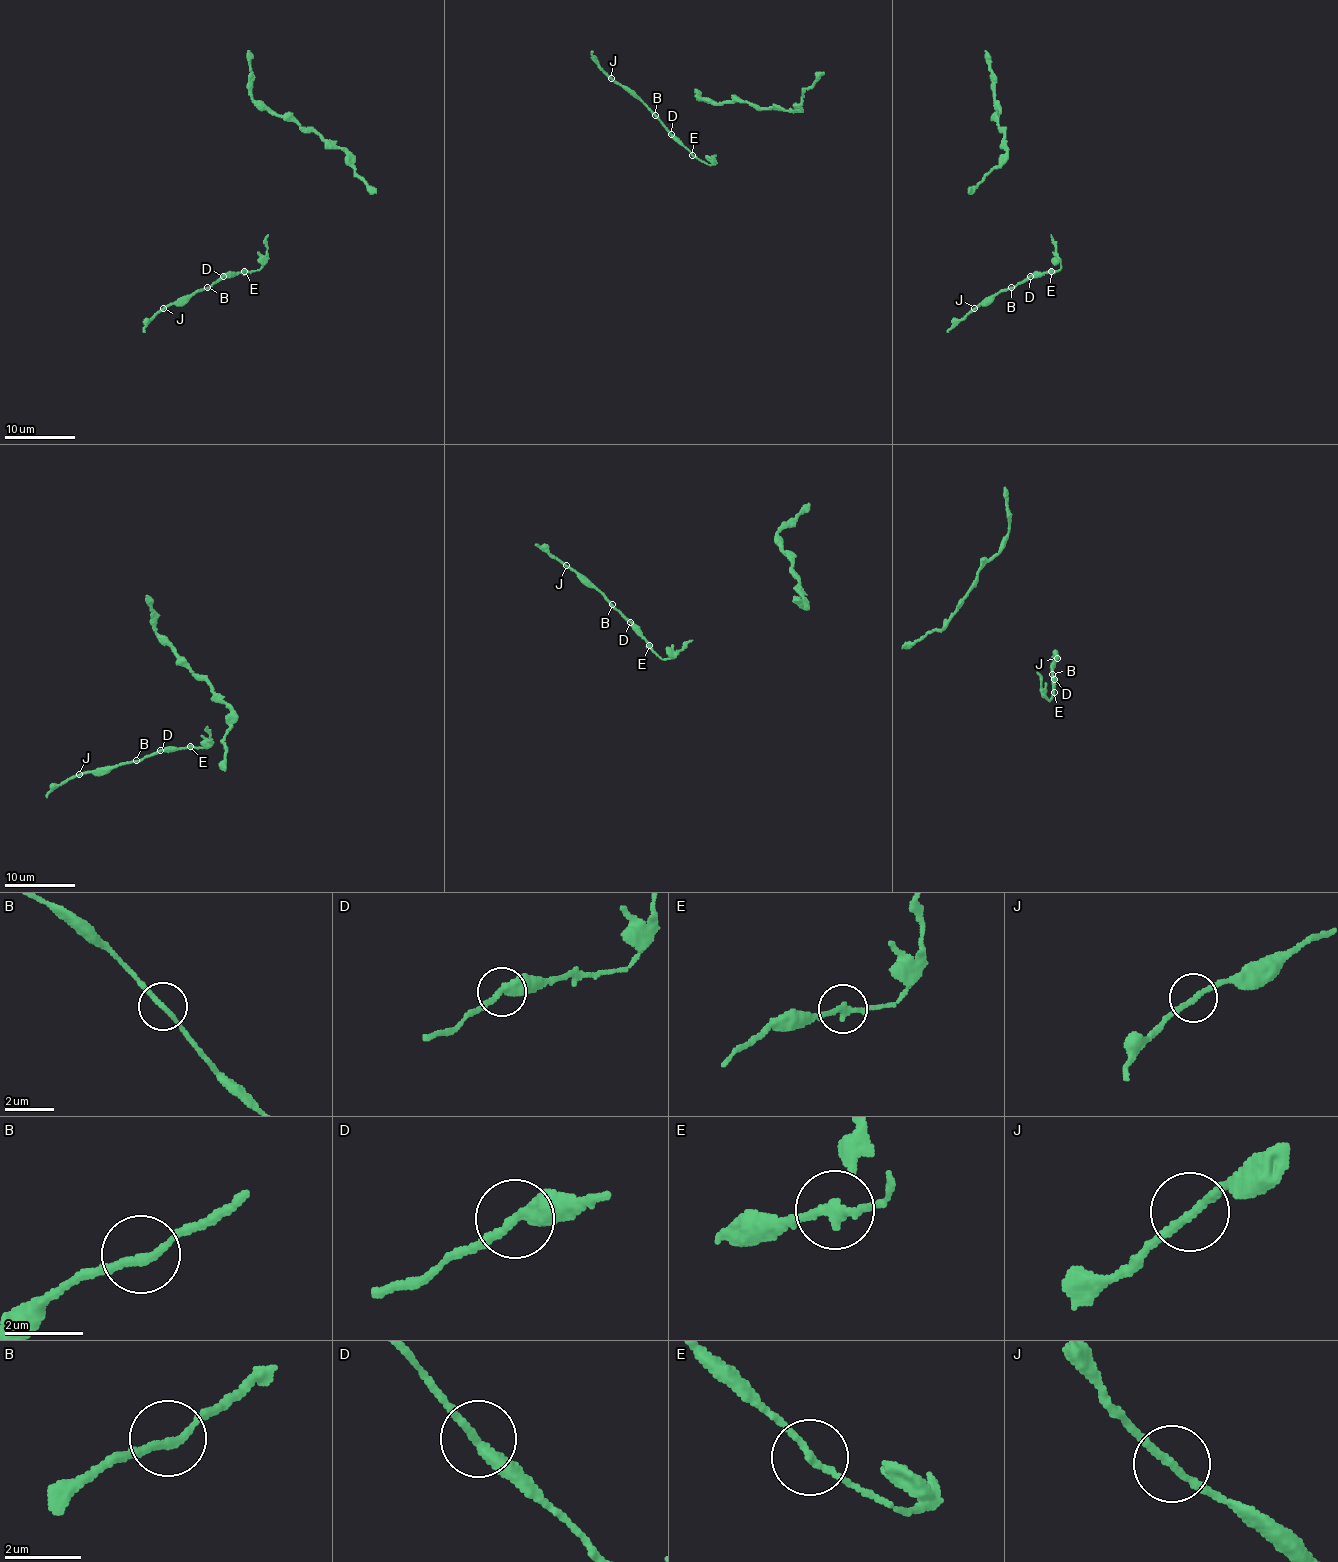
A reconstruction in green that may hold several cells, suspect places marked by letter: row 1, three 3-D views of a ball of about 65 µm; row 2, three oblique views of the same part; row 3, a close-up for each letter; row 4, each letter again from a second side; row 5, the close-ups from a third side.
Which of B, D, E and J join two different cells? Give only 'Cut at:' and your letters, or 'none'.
Cut at: E

